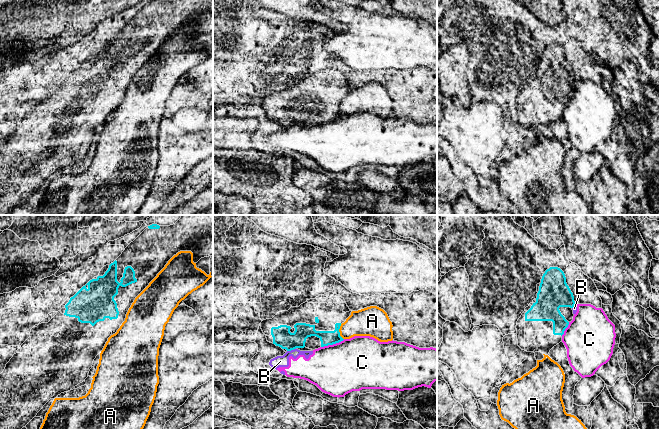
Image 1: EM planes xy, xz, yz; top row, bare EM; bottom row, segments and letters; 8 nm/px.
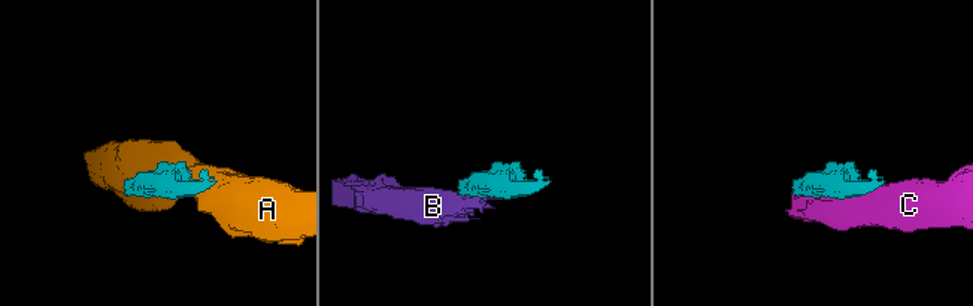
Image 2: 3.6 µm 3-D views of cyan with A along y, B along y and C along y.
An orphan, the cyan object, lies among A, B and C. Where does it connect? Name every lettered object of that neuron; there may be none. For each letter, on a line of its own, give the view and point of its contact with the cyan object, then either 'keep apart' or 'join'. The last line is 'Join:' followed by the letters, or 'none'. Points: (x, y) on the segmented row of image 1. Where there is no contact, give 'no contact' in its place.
A: meets cyan in xz at (339, 332); keep apart
B: meets cyan in xz at (291, 349); keep apart
C: meets cyan in xz at (332, 344); keep apart
Join: none

